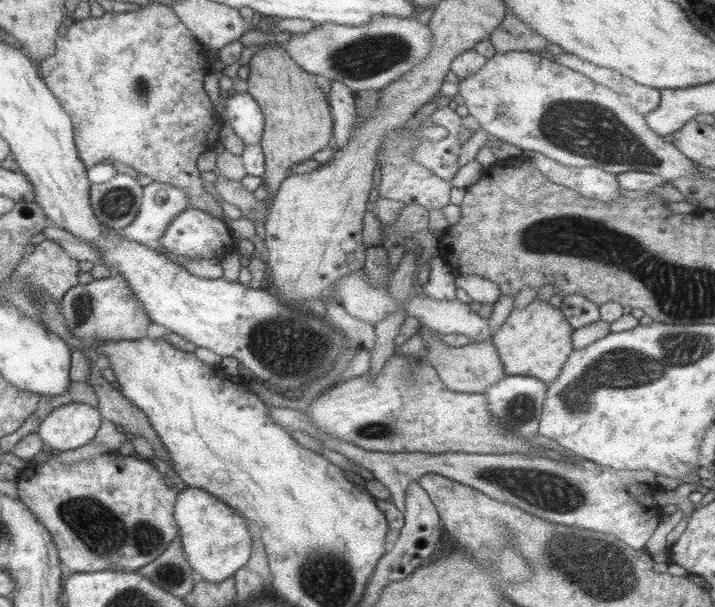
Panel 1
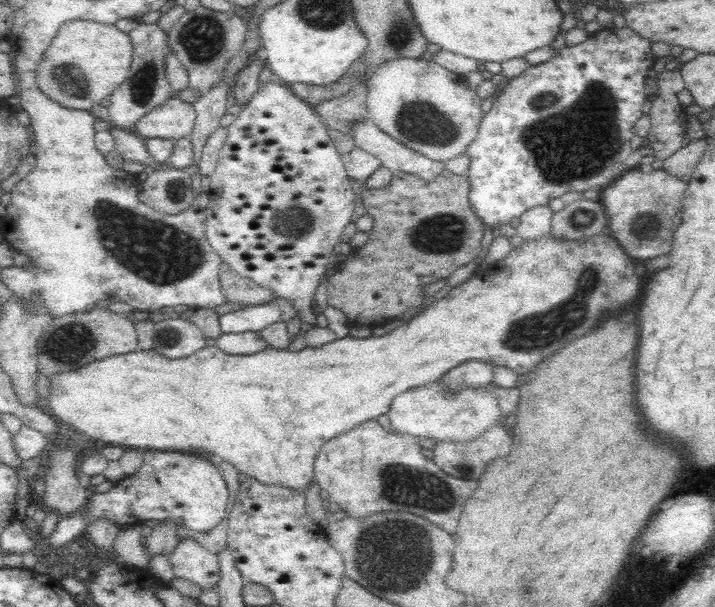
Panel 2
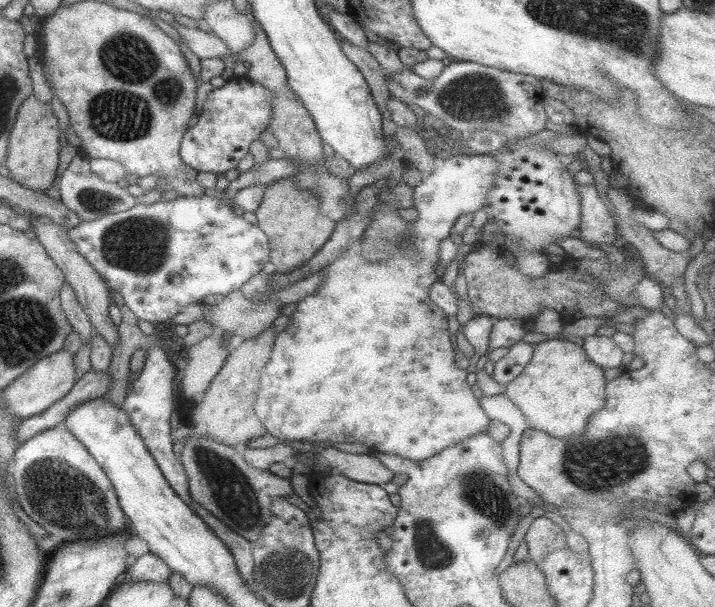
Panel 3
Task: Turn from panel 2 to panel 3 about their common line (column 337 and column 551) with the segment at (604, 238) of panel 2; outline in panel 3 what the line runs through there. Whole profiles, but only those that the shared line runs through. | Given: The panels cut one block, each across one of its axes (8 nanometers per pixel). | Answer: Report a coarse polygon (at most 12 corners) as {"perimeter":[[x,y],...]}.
{"perimeter":[[567,340],[535,344],[505,396],[529,428],[583,436],[603,368]]}

